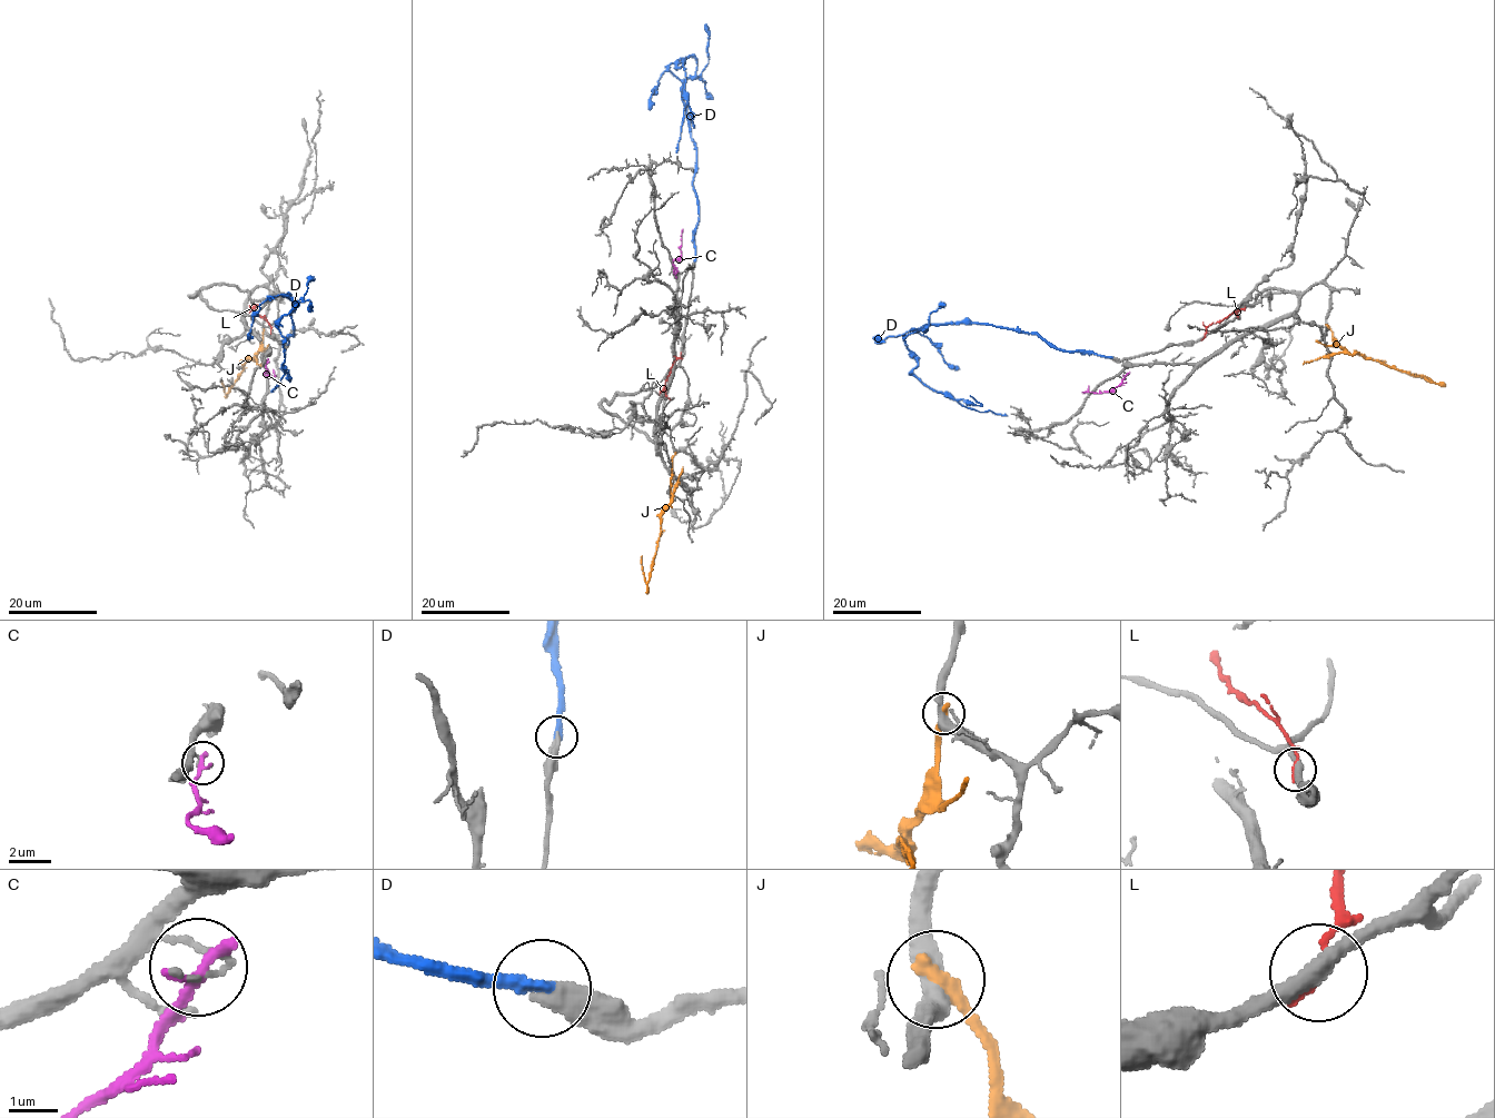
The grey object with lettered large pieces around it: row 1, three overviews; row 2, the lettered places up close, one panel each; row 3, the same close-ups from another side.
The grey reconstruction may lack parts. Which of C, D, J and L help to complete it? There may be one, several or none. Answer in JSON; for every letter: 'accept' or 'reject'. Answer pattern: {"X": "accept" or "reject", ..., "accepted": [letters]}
{"C": "reject", "D": "accept", "J": "reject", "L": "reject", "accepted": ["D"]}

